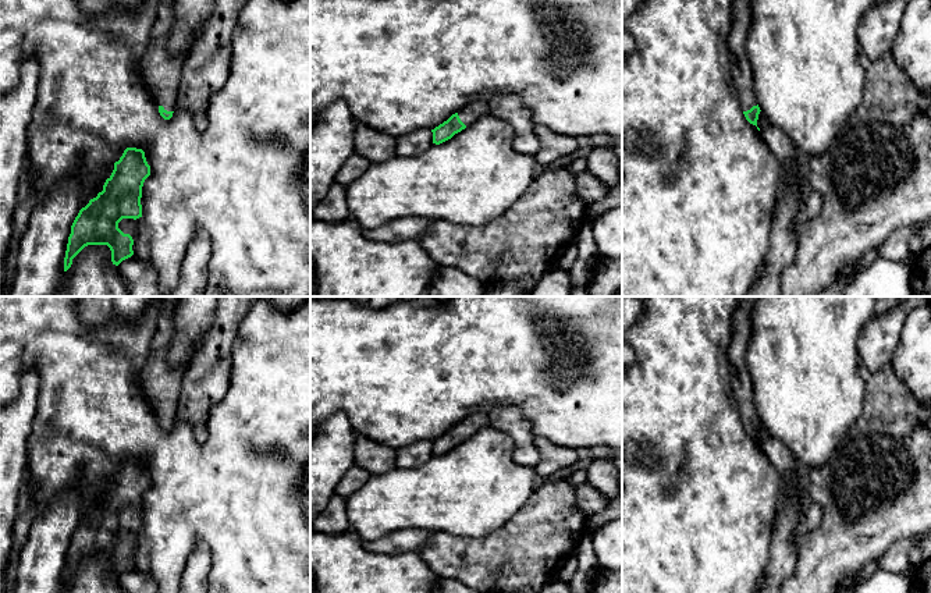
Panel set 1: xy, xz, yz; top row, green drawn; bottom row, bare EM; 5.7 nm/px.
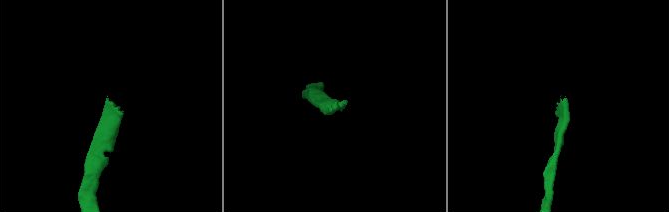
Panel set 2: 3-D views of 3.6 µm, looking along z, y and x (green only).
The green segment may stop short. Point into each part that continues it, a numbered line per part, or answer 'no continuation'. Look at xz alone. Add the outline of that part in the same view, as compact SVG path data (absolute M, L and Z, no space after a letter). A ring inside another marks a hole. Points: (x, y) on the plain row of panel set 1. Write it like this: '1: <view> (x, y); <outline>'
1: xz (478, 421); M476 412L466 419L463 419L461 423L458 423L458 427L461 433L468 438L473 433L476 433L480 429L484 429L488 426L488 413L487 412Z

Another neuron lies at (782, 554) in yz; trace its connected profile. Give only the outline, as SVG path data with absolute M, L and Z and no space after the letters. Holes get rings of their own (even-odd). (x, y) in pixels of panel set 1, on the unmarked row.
M760 423L757 438L768 462L779 475L779 501L775 509L768 561L754 593L781 593L782 582L792 574L797 557L800 491L797 464L786 445Z

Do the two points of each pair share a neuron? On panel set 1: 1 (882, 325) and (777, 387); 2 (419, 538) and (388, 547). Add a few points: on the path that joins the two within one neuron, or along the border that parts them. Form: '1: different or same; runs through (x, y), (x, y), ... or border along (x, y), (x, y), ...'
1: different; border along (874, 313), (860, 334), (860, 361)
2: same; runs through (412, 539), (395, 542)

